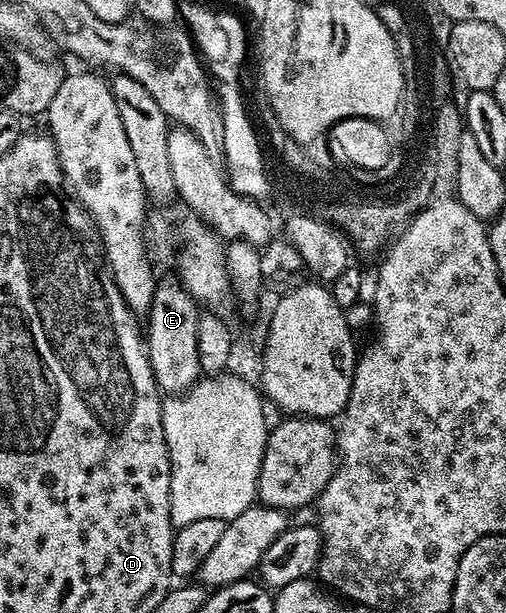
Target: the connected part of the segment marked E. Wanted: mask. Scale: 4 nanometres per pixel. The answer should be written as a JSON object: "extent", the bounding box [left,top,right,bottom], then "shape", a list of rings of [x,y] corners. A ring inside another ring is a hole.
{"extent":[145,279,201,394],"shape":[[[160,279],[151,299],[151,306],[145,313],[145,347],[147,361],[155,375],[155,385],[163,394],[182,394],[190,390],[201,378],[199,355],[197,354],[197,326],[201,315],[200,305],[183,289],[178,279]]]}

